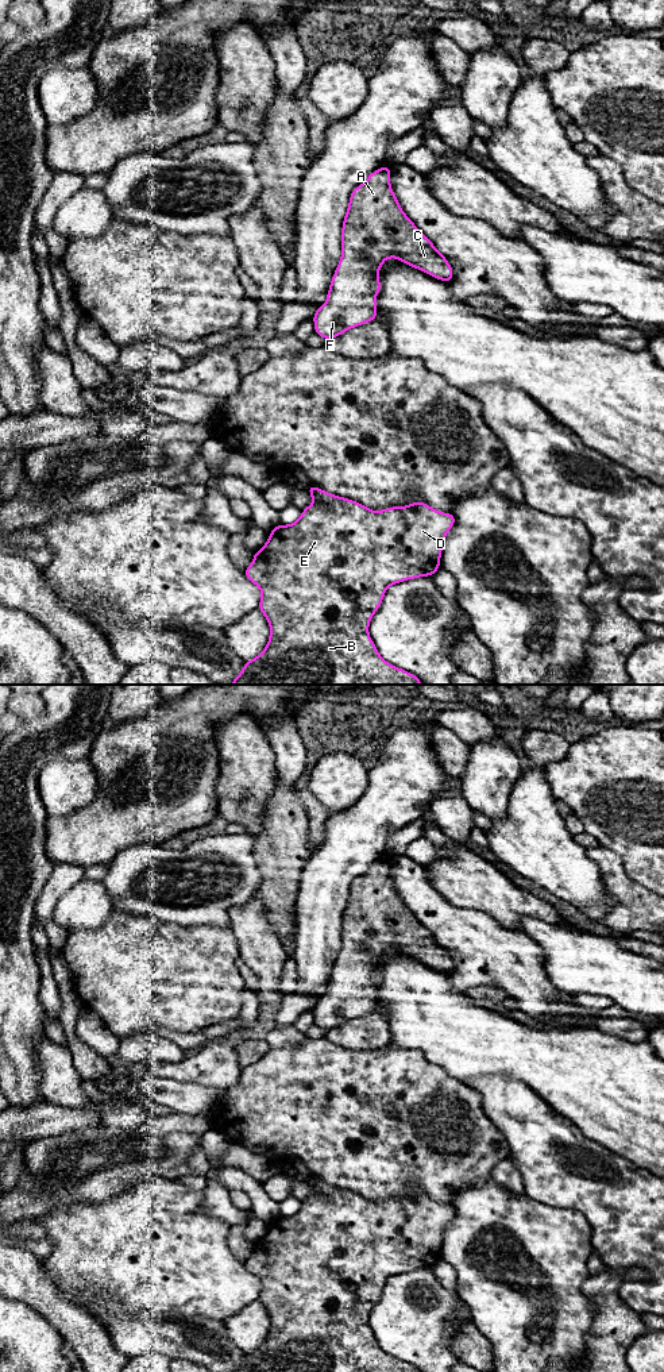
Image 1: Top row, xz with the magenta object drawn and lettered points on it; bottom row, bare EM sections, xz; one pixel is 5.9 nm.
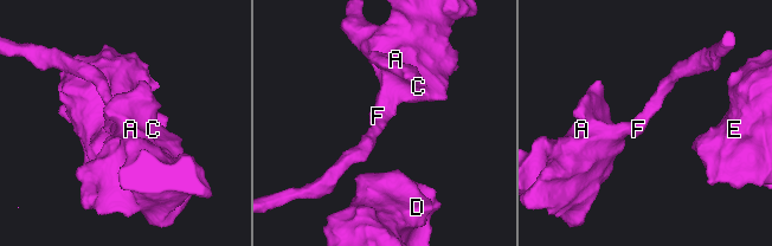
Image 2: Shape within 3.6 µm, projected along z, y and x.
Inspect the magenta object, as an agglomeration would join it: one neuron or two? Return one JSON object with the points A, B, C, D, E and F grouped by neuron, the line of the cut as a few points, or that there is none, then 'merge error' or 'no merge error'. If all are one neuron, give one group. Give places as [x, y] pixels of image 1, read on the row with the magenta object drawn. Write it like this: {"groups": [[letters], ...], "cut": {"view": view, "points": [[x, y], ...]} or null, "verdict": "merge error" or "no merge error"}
{"groups": [["A", "B", "C", "D", "E", "F"]], "cut": null, "verdict": "no merge error"}

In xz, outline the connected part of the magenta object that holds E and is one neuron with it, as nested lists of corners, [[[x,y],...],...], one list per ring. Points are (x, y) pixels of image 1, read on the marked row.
[[[309,485],[306,490],[313,497],[313,504],[302,509],[296,523],[289,525],[278,524],[273,528],[267,543],[259,551],[254,552],[252,563],[244,570],[246,578],[262,591],[258,609],[269,621],[270,637],[265,651],[256,658],[247,660],[240,674],[229,685],[422,685],[414,674],[387,663],[379,655],[374,641],[370,639],[368,624],[379,609],[389,586],[418,577],[432,577],[440,569],[444,537],[456,521],[453,513],[439,512],[421,501],[375,512],[356,501],[329,494],[313,485]]]

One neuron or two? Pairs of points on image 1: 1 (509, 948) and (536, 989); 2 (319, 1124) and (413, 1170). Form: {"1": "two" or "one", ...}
{"1": "one", "2": "one"}

